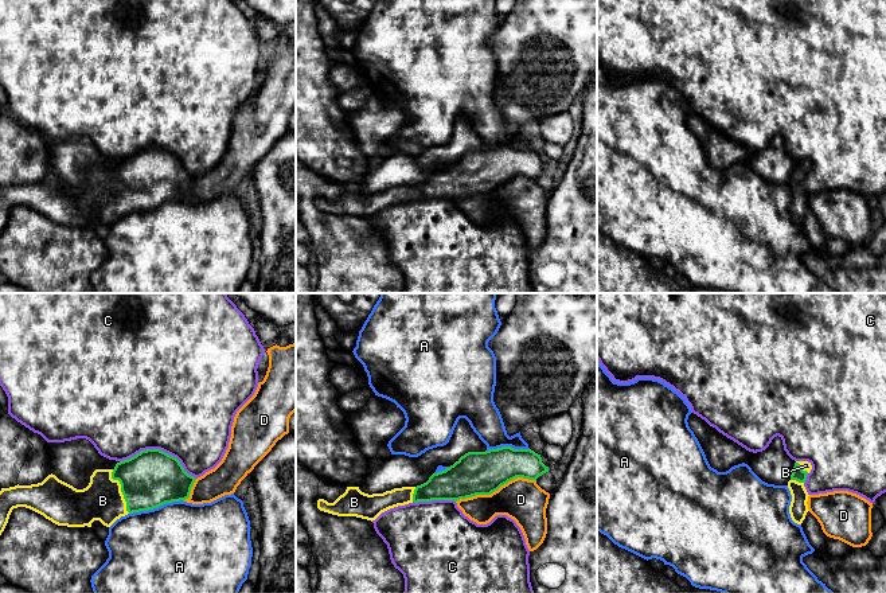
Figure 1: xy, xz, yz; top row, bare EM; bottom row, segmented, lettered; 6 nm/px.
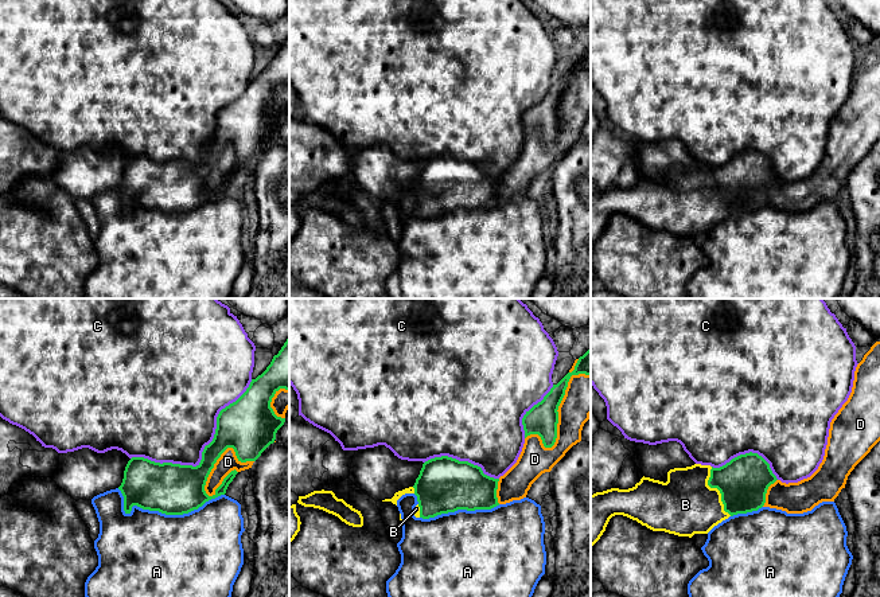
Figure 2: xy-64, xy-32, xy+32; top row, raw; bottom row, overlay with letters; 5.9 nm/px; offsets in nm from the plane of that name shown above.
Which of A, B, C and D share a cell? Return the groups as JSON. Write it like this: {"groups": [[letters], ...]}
{"groups": [["A"], ["B"], ["C"], ["D"]]}

